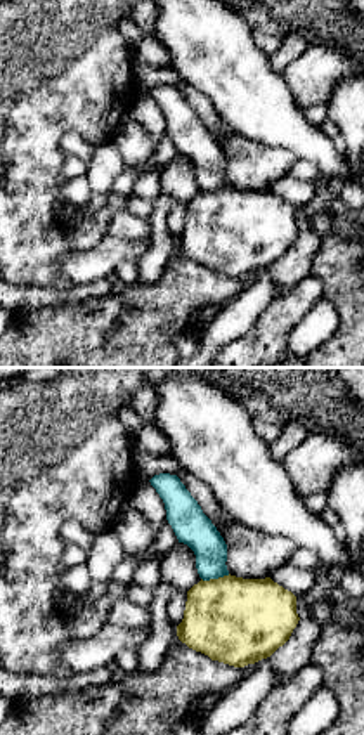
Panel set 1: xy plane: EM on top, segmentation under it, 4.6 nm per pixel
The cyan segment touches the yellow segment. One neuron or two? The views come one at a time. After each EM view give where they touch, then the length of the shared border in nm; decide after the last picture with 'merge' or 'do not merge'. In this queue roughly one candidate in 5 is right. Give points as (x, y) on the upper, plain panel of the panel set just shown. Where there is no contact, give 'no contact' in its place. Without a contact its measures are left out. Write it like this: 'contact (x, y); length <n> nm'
contact (215, 189); length 140 nm

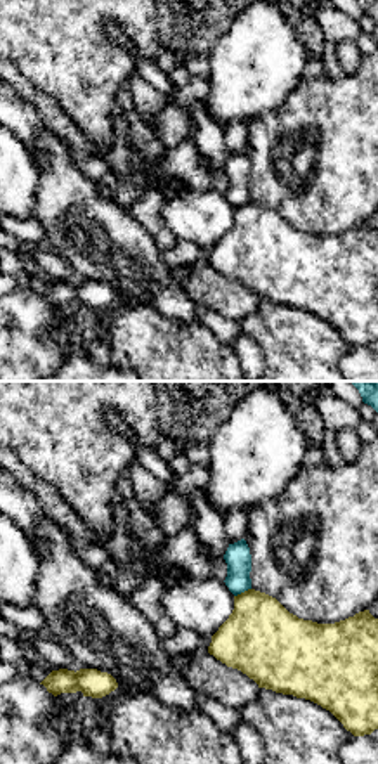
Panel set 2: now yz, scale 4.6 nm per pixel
contact (241, 203); length 90 nm

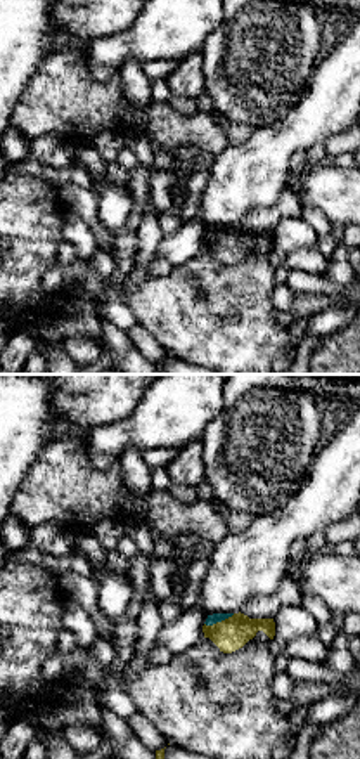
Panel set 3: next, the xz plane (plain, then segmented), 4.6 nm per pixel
contact (218, 233); length 150 nm

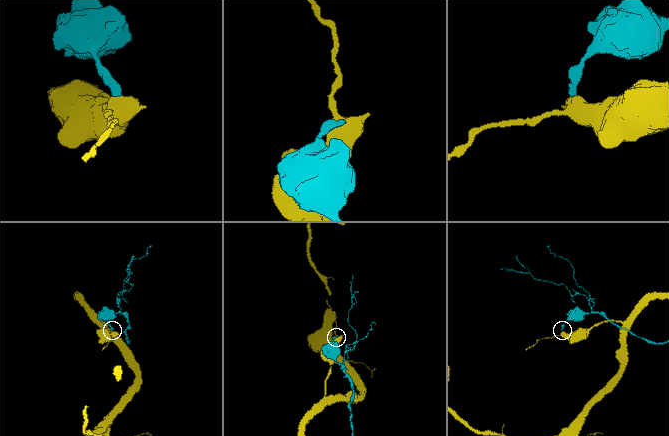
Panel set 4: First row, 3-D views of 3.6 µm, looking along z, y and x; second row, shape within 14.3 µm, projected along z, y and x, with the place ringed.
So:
do not merge

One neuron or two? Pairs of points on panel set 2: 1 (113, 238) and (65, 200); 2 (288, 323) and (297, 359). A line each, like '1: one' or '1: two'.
1: one
2: one

